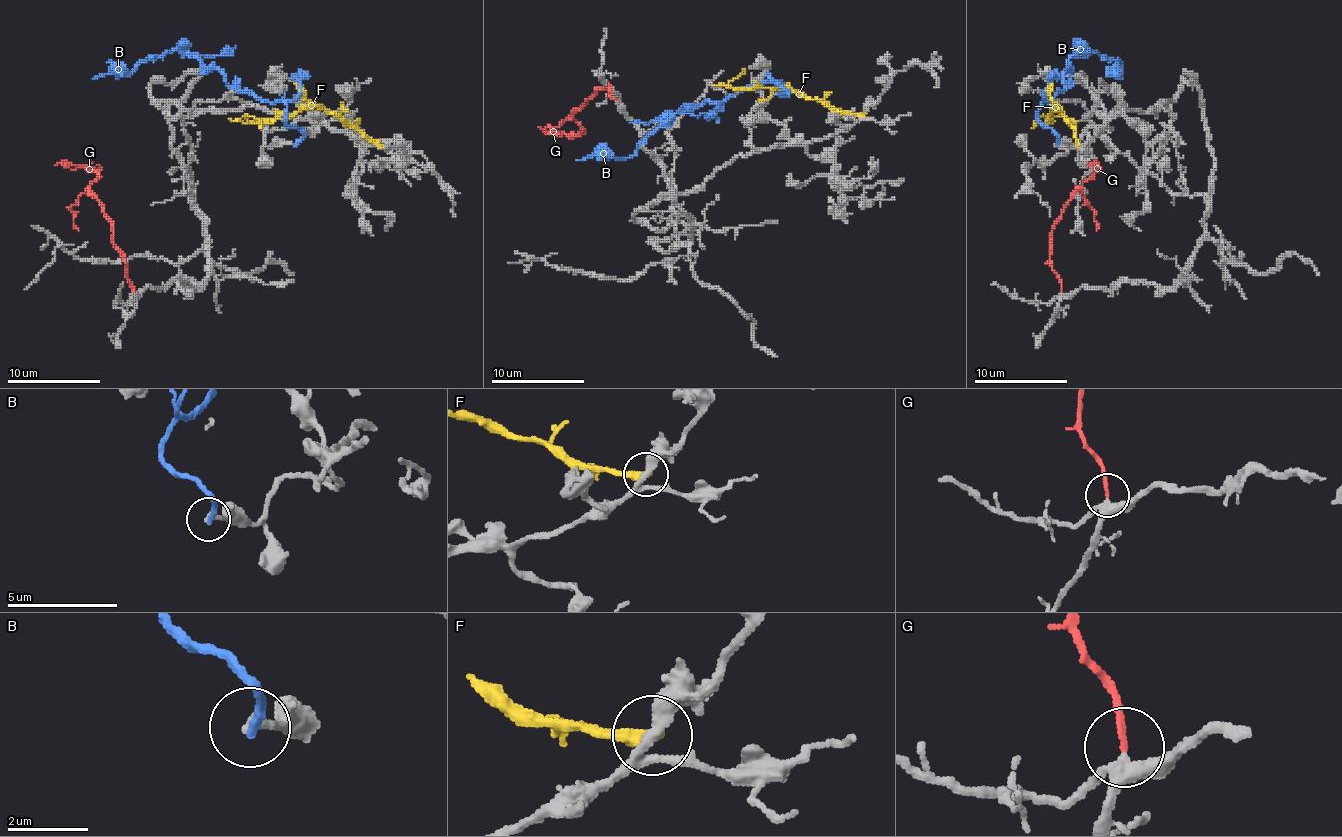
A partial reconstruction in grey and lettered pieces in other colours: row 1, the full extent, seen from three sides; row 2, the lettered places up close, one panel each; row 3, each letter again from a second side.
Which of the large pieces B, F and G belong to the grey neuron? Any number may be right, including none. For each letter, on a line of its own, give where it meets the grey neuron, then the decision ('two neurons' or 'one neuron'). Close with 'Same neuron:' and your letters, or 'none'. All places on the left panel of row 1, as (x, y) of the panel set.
B: (295, 145) | two neurons
F: (380, 146) | two neurons
G: (133, 291) | one neuron
Same neuron: G

